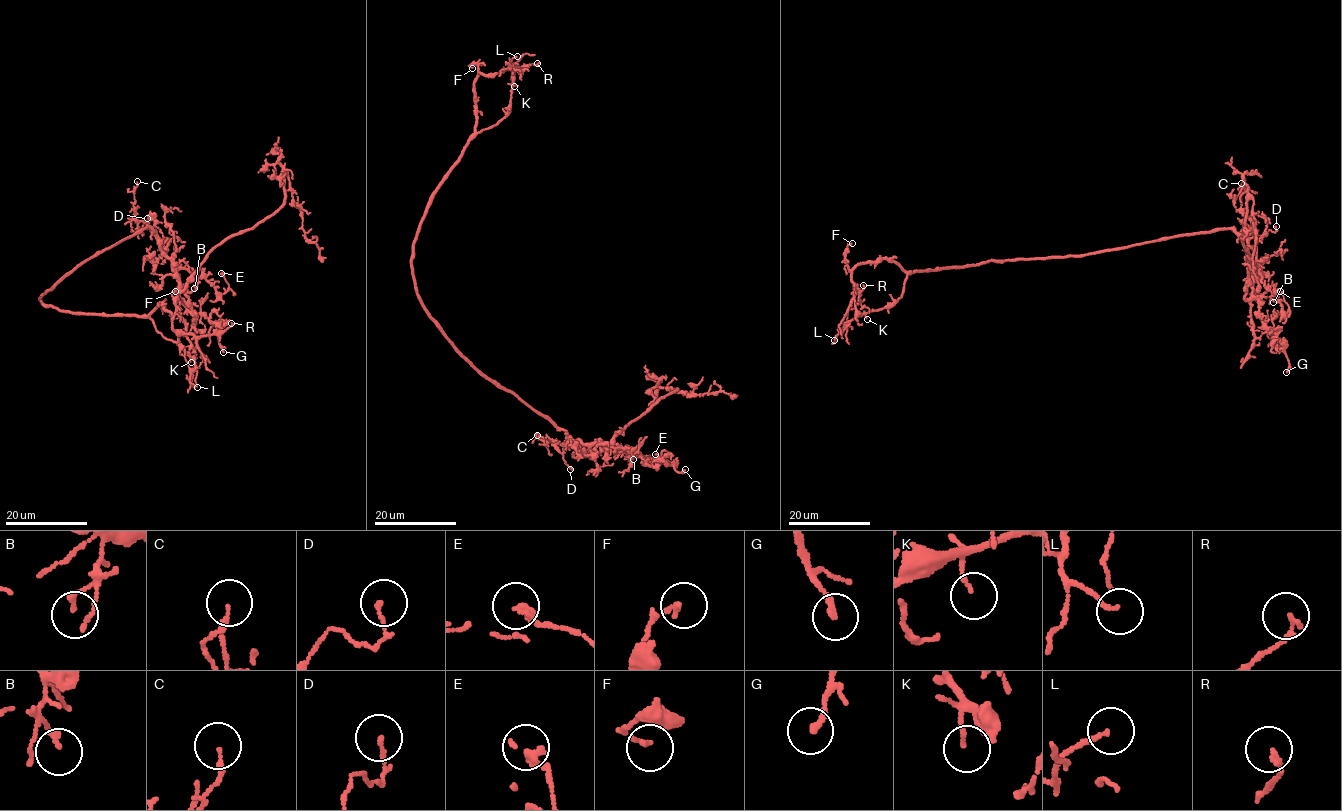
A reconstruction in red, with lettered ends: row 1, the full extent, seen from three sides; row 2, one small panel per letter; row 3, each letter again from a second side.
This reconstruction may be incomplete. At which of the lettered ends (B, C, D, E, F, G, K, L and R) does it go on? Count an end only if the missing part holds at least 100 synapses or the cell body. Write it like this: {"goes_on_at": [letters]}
{"goes_on_at": []}

